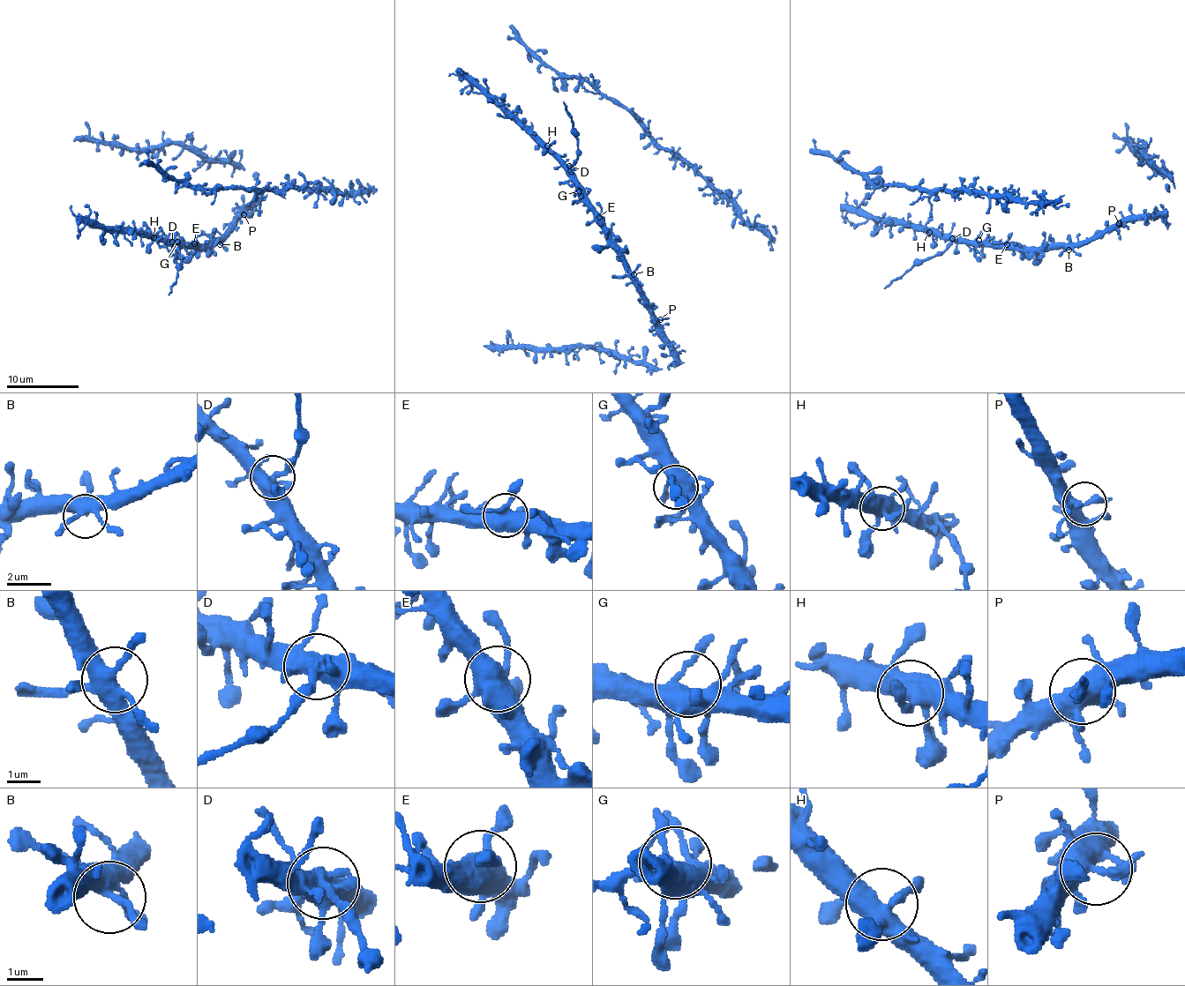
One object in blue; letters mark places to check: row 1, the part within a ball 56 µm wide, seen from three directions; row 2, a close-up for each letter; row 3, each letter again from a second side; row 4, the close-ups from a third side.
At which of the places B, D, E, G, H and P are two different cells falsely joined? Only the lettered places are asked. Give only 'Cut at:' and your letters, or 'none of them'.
Cut at: D

